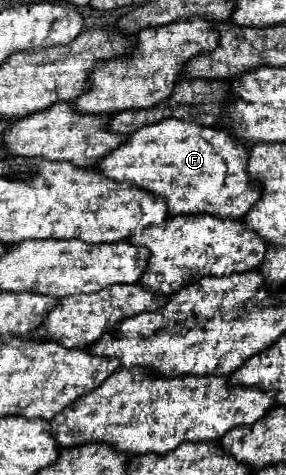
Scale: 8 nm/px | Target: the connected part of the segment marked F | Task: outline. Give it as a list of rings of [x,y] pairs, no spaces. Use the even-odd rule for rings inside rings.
[[[163,119],[161,123],[141,127],[139,131],[129,135],[129,139],[119,149],[115,149],[111,155],[99,161],[97,169],[113,181],[133,181],[145,191],[165,197],[171,215],[207,213],[221,219],[225,217],[241,219],[261,199],[261,183],[249,175],[247,161],[249,161],[247,145],[241,143],[237,137],[233,137],[229,131],[179,119]]]

